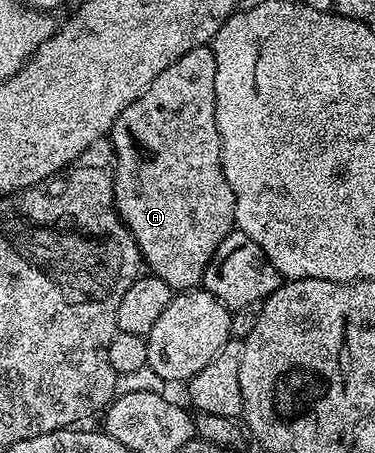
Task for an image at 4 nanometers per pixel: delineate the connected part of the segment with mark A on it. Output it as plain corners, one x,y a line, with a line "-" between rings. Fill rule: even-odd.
210,45
193,48
185,56
181,56
173,64
169,64
169,68
165,68
165,72
161,72
161,76
157,76
157,80
153,80
153,84
149,84
149,88
145,88
145,92
141,92
141,96
137,96
137,100
133,100
133,104
129,104
129,108
125,108
125,112
121,112
121,116
117,116
109,135
111,147
115,150
113,192
115,193
115,210
119,214
119,221
135,237
135,242
139,246
140,259
145,263
146,269
161,280
165,280
165,284
169,284
172,291
175,292
194,290
202,283
203,273
213,256
213,252
217,252
221,240
225,240
225,236
229,236
232,230
236,229
235,197
233,196
233,188
229,188
229,180
225,180
221,140
217,132
217,116
215,115
216,76
217,60

